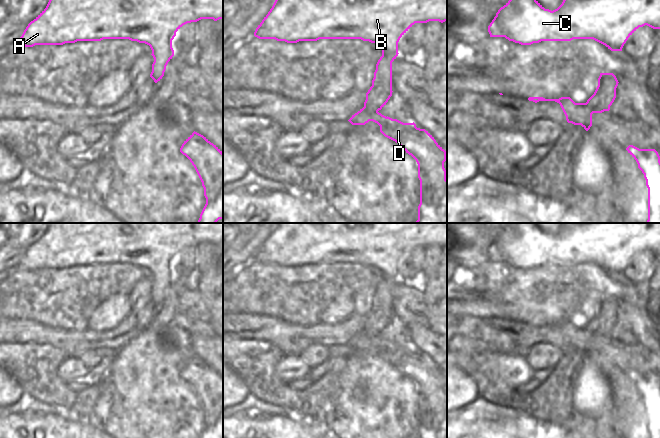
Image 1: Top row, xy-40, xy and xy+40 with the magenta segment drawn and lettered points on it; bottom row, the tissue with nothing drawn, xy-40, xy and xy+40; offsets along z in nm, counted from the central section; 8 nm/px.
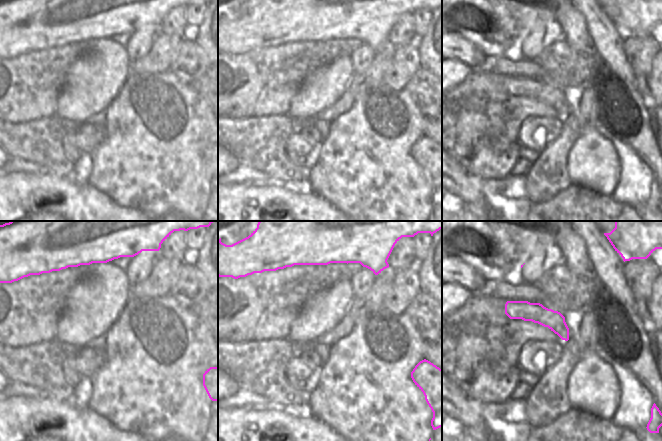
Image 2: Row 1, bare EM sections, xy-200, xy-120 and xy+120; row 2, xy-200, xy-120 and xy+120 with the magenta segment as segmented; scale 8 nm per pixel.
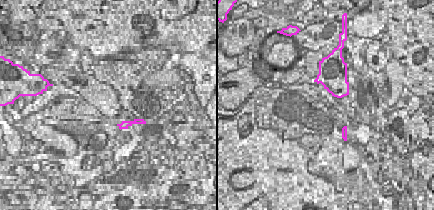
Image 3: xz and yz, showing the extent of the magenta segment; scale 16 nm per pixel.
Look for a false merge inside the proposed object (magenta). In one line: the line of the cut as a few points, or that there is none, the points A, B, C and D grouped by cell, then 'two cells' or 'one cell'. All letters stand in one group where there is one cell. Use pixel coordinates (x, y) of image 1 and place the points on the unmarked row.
xy+40 (585, 327), (595, 334), (603, 335) | A B C / D | two cells

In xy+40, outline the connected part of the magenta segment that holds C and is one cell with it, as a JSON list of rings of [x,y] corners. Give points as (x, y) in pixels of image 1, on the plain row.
[[[510,223],[503,231],[501,231],[496,240],[488,250],[490,261],[505,261],[509,265],[519,267],[521,269],[531,269],[541,265],[571,265],[573,263],[593,263],[605,269],[611,275],[622,275],[622,272],[628,262],[639,252],[649,250],[653,253],[660,253],[660,223],[564,223],[562,228],[555,234],[545,233],[536,223]]]

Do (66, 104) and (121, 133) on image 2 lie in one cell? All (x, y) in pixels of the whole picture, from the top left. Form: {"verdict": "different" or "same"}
{"verdict": "different"}

